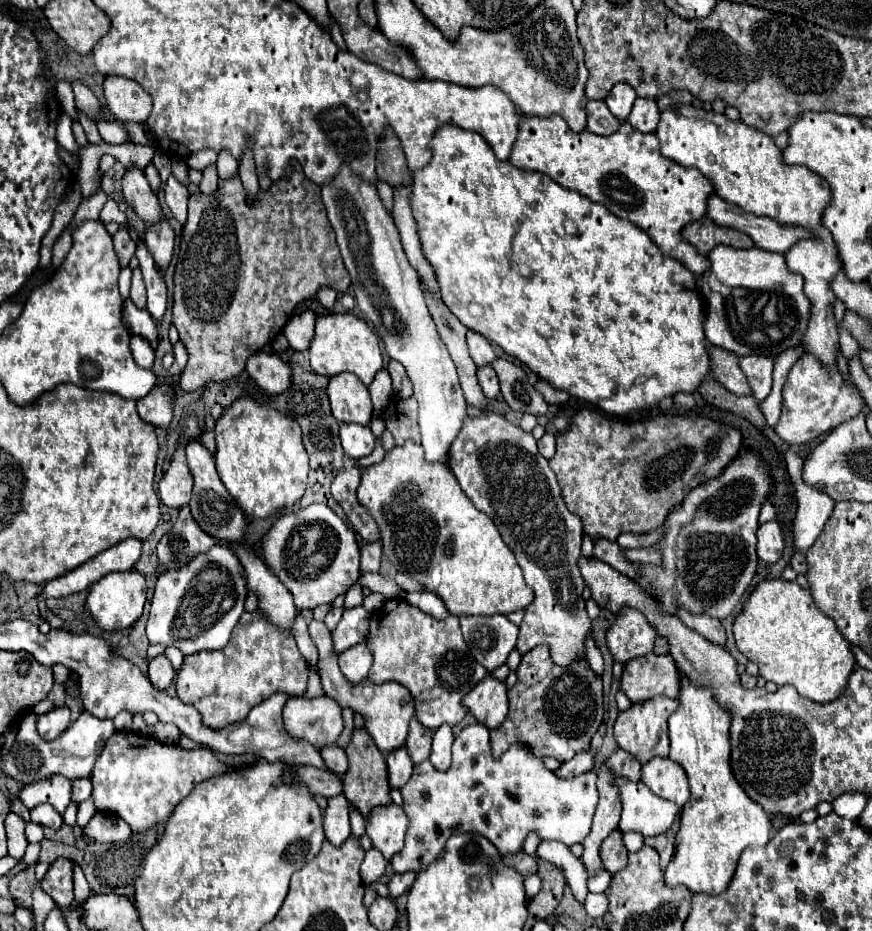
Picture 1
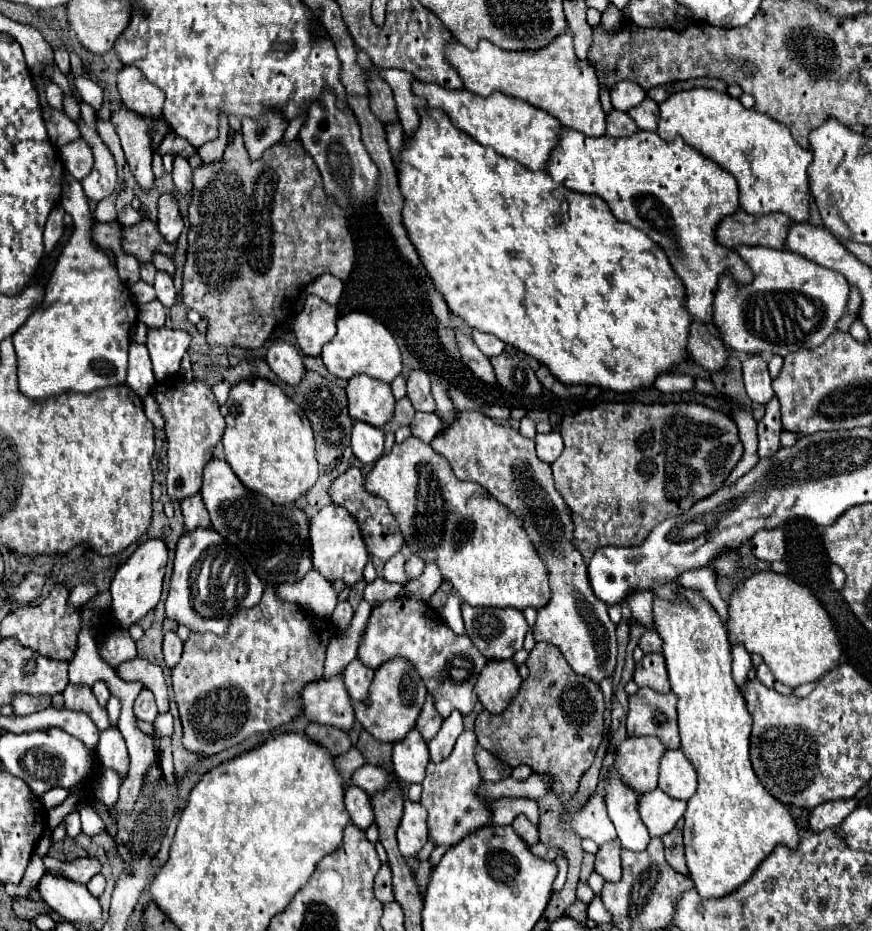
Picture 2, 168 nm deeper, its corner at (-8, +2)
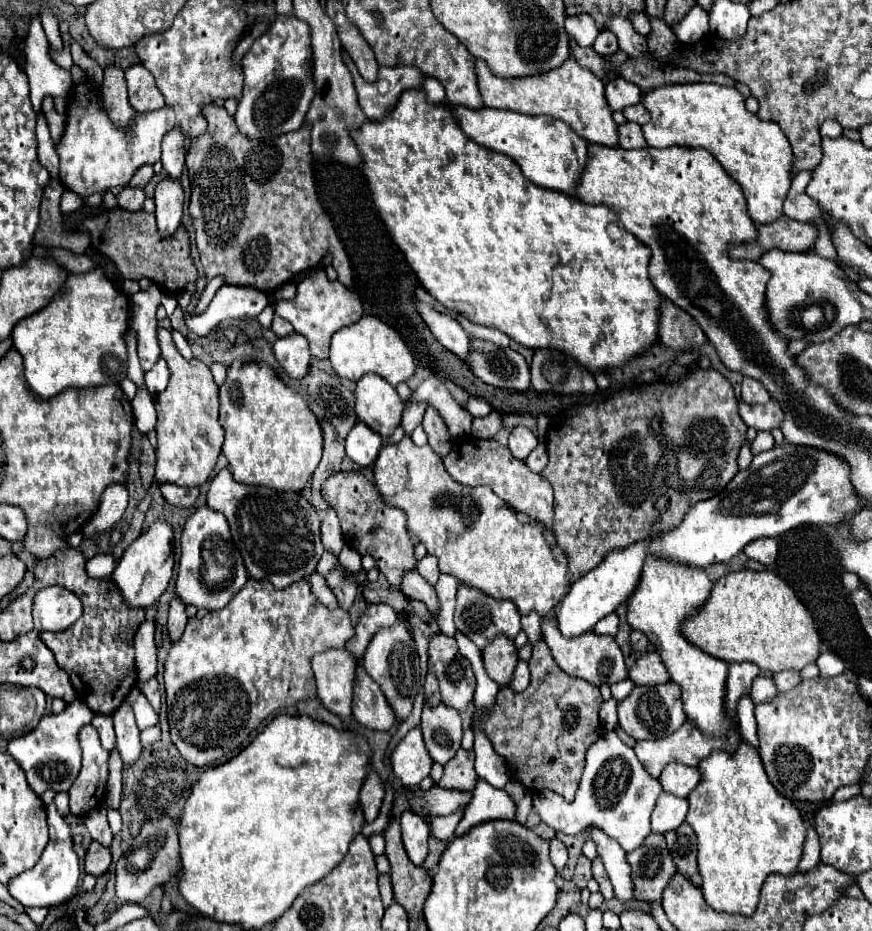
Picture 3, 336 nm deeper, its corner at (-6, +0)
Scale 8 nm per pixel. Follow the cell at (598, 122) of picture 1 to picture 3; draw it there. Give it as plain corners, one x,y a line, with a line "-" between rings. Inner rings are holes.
626,122
620,126
620,146
622,148
646,148
648,142
642,134
642,128
634,122

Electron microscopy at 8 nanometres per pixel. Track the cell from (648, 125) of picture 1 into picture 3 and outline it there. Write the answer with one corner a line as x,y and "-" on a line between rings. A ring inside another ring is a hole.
642,104
628,106
628,108
624,108
622,112
624,112
624,116
626,116
630,122
636,122
636,124
640,124
640,126
650,120
650,114
648,114
648,110
646,110

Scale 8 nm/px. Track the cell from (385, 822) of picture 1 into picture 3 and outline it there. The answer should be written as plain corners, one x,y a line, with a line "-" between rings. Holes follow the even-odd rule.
410,810
400,816
400,826
402,826
402,842
408,852
408,858
416,866
420,866
424,862
424,858
428,856
430,828
422,816
418,816

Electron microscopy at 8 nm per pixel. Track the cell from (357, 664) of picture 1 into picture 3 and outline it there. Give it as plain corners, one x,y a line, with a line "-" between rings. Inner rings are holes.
358,666
358,682
354,688
354,718
366,728
388,732
396,728
400,722
396,712
384,698
380,686
366,674
362,666

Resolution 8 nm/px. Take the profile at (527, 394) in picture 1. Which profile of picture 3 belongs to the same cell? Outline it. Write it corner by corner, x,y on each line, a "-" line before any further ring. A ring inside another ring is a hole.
470,338
468,368
486,384
510,390
530,388
530,370
526,360
512,348
496,348
492,342

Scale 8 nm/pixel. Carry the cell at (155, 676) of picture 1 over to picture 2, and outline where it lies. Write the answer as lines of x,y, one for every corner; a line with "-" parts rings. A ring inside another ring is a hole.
166,632
164,634
164,644
162,644
162,654
164,654
164,664
168,668
174,668
180,662
182,656
182,642
176,636
176,632

